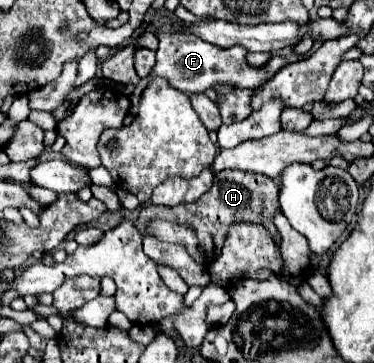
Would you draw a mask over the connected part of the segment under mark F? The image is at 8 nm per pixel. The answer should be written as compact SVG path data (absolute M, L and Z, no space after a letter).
M180 35L158 37L158 41L160 41L158 51L156 51L158 63L152 69L152 75L164 77L174 89L178 89L182 93L206 93L208 89L214 89L214 91L216 89L258 89L270 77L274 77L274 73L278 73L278 69L282 69L282 65L286 65L290 61L301 61L308 57L308 55L296 54L292 45L287 47L288 55L274 55L268 63L254 67L246 59L248 49L244 49L240 45L222 49L218 45L210 45L210 43L198 41L198 39L182 41Z

